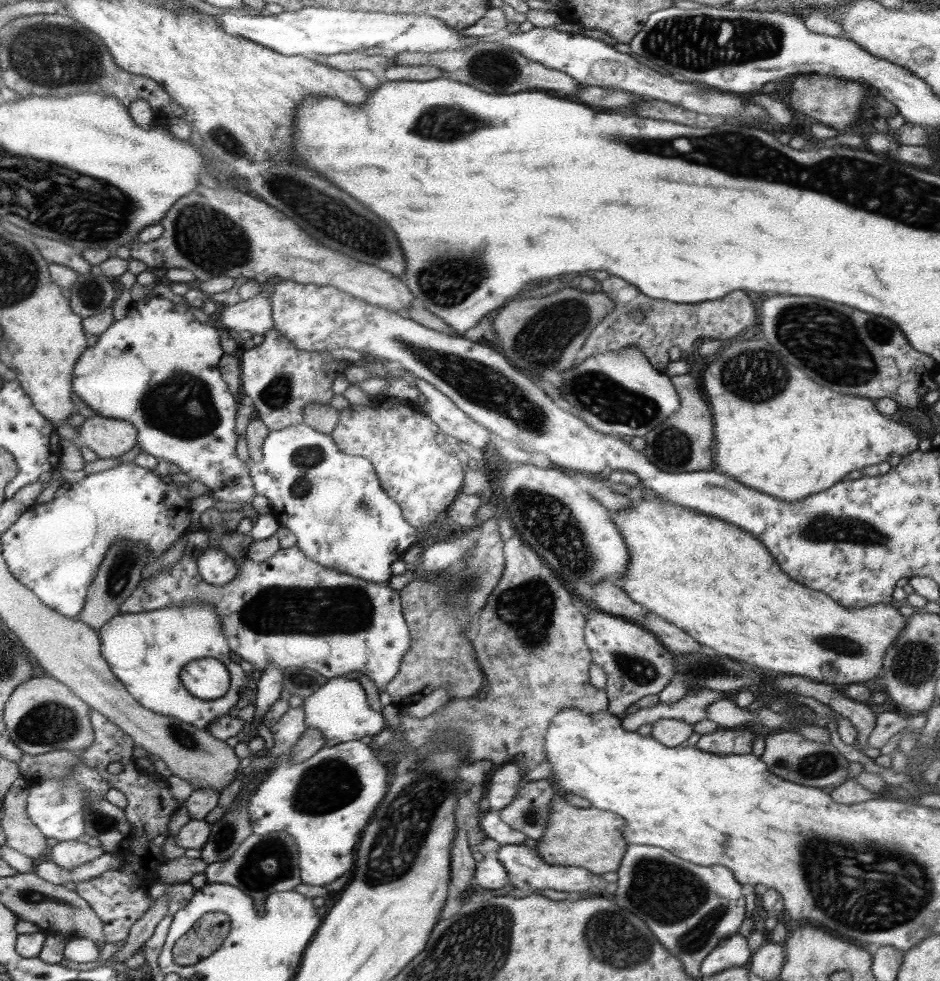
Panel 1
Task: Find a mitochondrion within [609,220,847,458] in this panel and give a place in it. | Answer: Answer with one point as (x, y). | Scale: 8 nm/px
(753, 375)

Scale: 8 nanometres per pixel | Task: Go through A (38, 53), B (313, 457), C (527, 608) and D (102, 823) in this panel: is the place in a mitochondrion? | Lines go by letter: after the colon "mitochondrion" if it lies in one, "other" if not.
A: mitochondrion
B: mitochondrion
C: mitochondrion
D: mitochondrion

